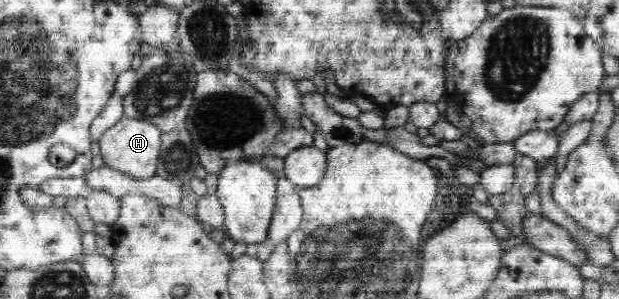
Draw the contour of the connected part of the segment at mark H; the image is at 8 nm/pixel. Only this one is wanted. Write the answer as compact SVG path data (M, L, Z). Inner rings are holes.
M123 117L107 129L100 140L101 156L105 166L119 170L135 179L149 178L157 175L158 159L163 132L151 122Z

